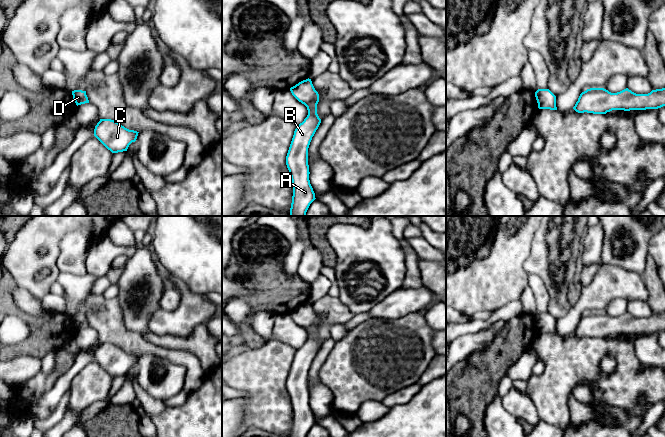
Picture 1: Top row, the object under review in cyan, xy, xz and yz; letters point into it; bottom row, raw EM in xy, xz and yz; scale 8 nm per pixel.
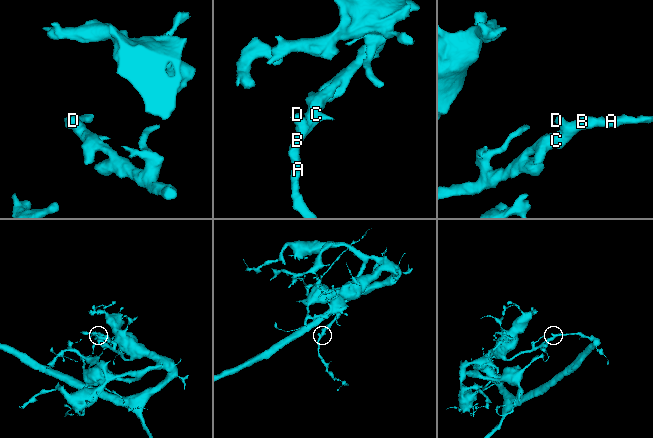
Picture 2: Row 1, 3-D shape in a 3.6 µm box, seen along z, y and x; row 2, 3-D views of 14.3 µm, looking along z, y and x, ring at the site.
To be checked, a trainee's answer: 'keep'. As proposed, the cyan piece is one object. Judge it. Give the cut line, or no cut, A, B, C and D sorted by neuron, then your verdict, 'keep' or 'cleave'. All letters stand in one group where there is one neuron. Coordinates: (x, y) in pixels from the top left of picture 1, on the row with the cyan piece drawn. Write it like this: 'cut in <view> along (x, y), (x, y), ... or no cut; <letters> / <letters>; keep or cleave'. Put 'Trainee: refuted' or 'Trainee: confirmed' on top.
Trainee: confirmed
no cut; A B C D; keep

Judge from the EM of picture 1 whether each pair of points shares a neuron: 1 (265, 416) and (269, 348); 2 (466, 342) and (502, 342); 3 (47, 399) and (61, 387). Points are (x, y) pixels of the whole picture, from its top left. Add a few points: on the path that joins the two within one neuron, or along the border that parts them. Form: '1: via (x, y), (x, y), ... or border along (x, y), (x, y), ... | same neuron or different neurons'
1: via (265, 399), (265, 369), (268, 365) | same neuron
2: border along (505, 324), (488, 344), (475, 350), (470, 355) | different neurons
3: via (50, 398), (58, 390) | same neuron

